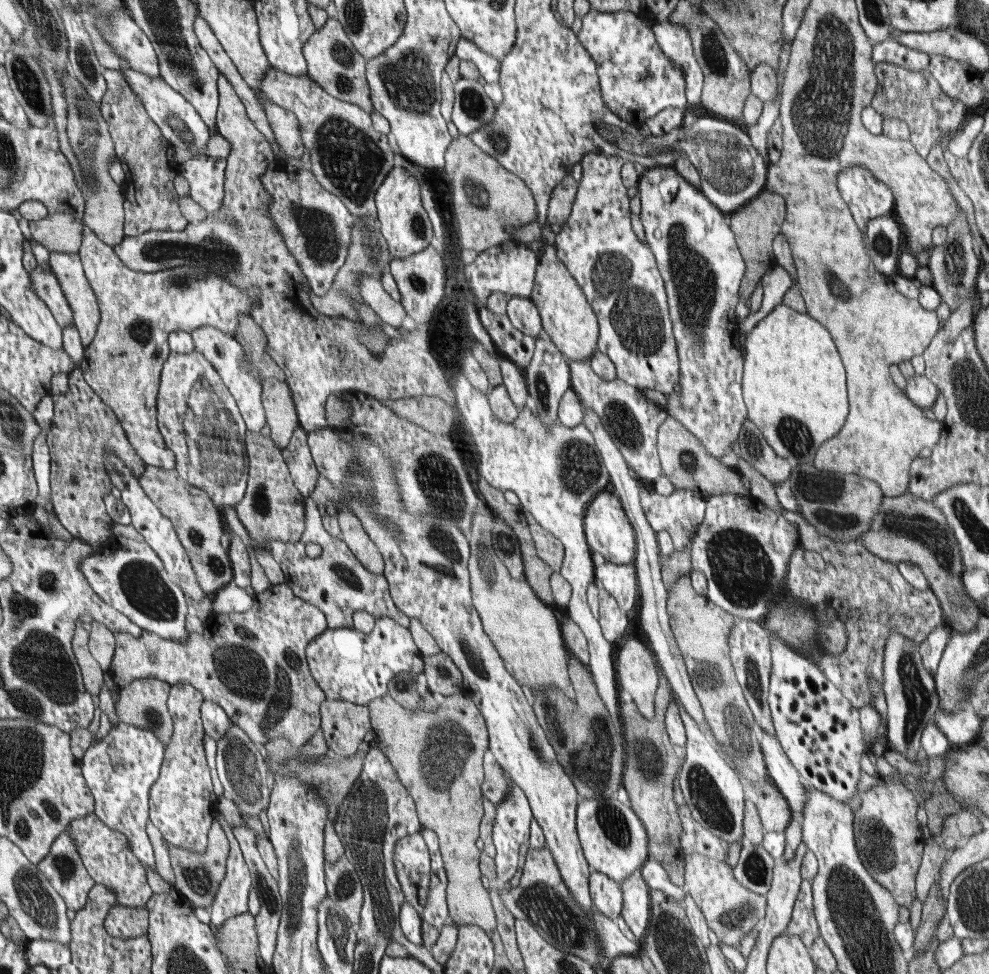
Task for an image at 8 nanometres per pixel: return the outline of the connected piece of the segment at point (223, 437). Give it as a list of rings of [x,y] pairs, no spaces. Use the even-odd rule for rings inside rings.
[[[196,348],[184,354],[172,352],[165,360],[157,396],[157,425],[166,445],[177,456],[176,470],[184,480],[207,492],[219,512],[241,502],[249,490],[250,456],[246,449],[249,426],[238,408],[237,398],[229,392],[213,364]]]

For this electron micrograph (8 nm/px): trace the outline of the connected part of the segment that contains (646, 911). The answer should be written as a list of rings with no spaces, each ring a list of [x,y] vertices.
[[[640,870],[624,880],[622,889],[625,892],[625,910],[622,912],[622,917],[634,933],[635,940],[641,943],[648,934],[650,924],[650,889],[640,876]]]

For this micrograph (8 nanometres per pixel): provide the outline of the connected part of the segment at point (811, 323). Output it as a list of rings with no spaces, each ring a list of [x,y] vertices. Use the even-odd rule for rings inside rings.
[[[783,302],[756,323],[744,346],[750,422],[790,465],[814,465],[820,444],[841,430],[848,416],[846,372],[828,330],[807,312],[799,313]],[[806,432],[810,444],[806,444]]]

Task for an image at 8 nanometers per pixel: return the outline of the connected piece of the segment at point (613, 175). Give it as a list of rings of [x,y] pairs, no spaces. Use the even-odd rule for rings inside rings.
[[[588,153],[584,156],[580,162],[583,171],[573,212],[555,236],[555,245],[557,255],[575,277],[597,315],[600,322],[597,350],[615,364],[617,378],[633,385],[636,390],[652,388],[668,396],[674,392],[680,379],[679,352],[660,266],[653,249],[642,244],[630,226],[630,198],[626,196],[626,187],[620,178],[622,164],[624,159],[618,155]]]

